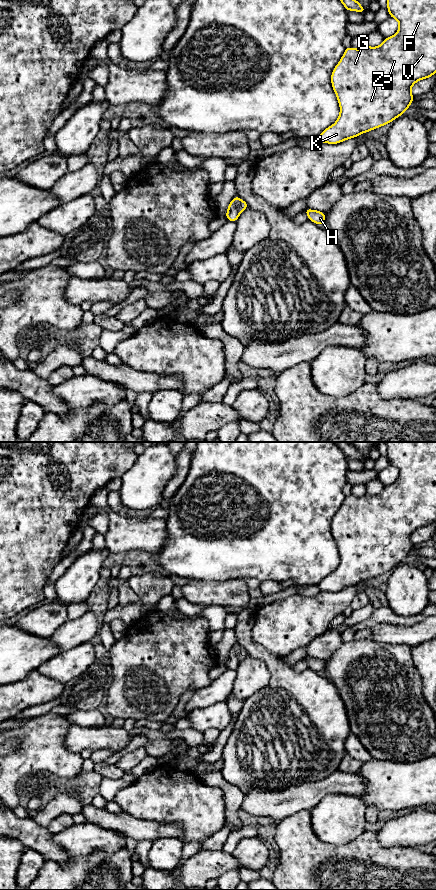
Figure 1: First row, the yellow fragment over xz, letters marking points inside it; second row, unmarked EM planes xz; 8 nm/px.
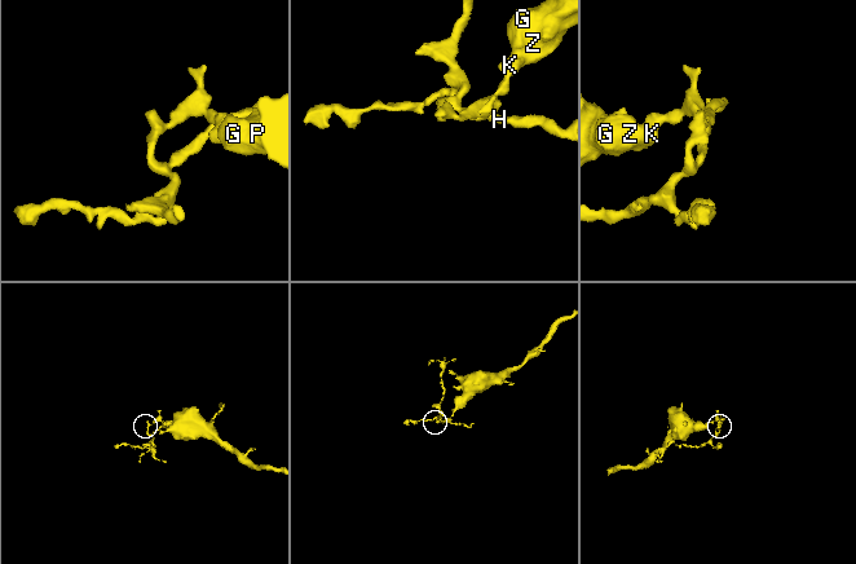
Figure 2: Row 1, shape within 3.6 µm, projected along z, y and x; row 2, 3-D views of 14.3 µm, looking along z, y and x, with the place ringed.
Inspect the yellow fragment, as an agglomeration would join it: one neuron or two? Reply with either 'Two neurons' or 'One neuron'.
Two neurons

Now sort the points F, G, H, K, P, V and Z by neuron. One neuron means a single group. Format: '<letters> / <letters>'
F G K P V Z / H

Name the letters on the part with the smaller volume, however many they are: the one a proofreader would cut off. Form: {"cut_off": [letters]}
{"cut_off": ["H"]}

